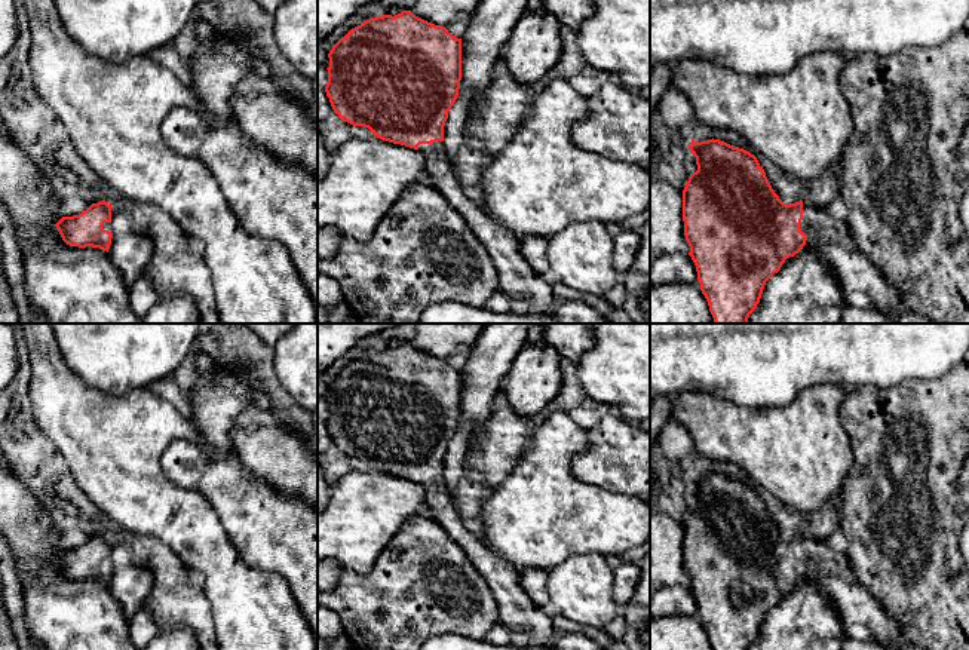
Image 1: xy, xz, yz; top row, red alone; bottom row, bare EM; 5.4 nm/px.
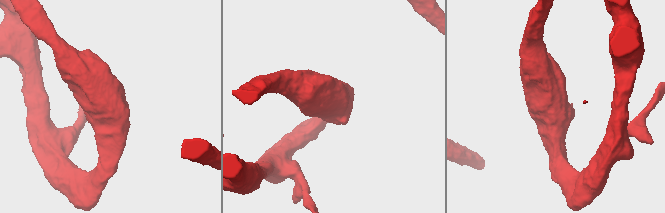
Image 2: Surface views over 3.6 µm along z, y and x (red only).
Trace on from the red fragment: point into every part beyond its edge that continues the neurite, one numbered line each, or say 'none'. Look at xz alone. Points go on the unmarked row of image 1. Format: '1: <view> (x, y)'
1: xz (517, 610)

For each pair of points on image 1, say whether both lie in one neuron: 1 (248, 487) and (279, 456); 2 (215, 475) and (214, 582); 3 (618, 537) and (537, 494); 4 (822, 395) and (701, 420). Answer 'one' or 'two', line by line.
1: two
2: two
3: one
4: one

